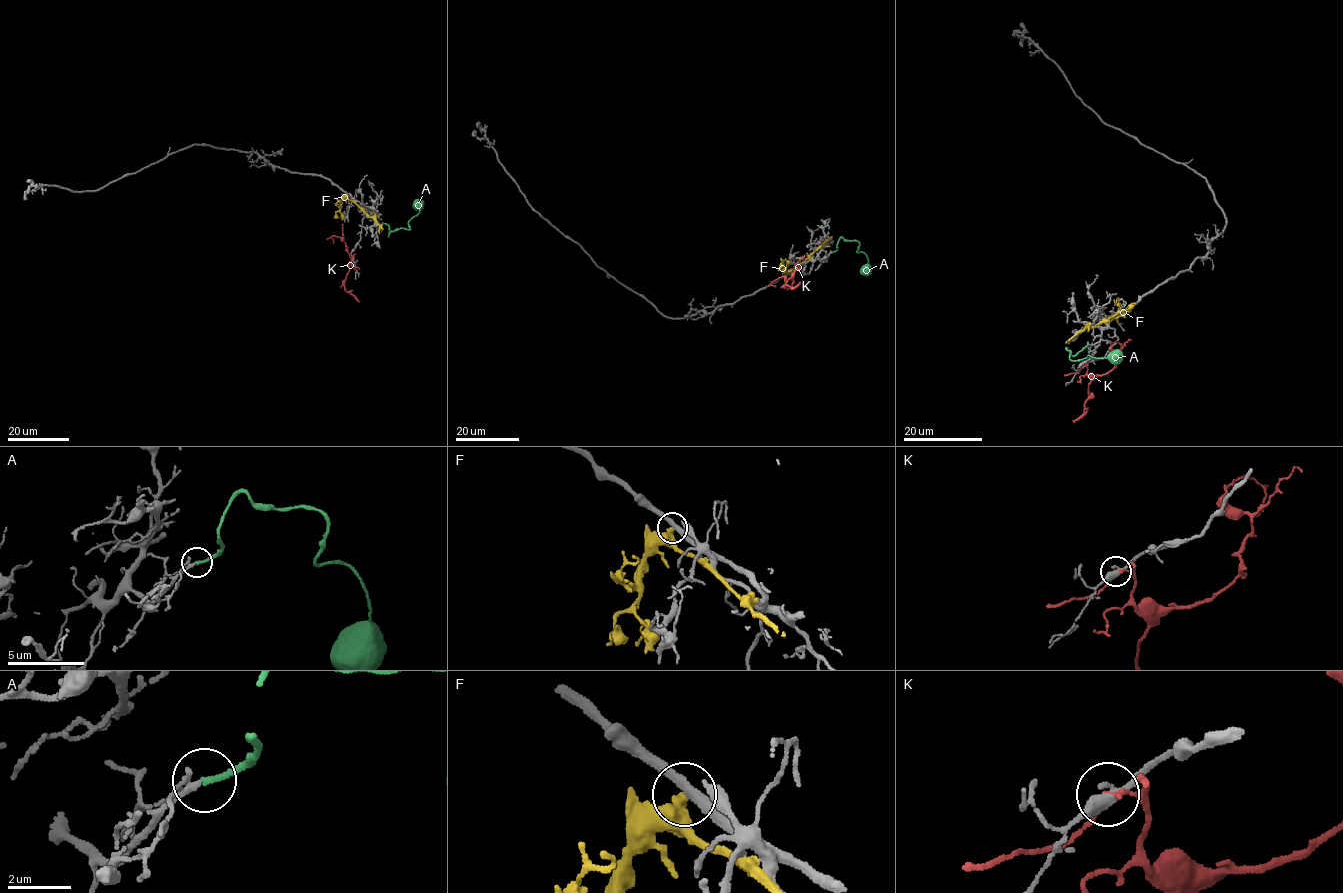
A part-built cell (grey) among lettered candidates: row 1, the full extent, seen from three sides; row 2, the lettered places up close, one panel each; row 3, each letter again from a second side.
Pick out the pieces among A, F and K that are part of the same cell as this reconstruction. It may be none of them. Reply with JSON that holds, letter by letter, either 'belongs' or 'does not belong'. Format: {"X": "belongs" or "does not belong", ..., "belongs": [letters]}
{"A": "belongs", "F": "does not belong", "K": "does not belong", "belongs": ["A"]}

